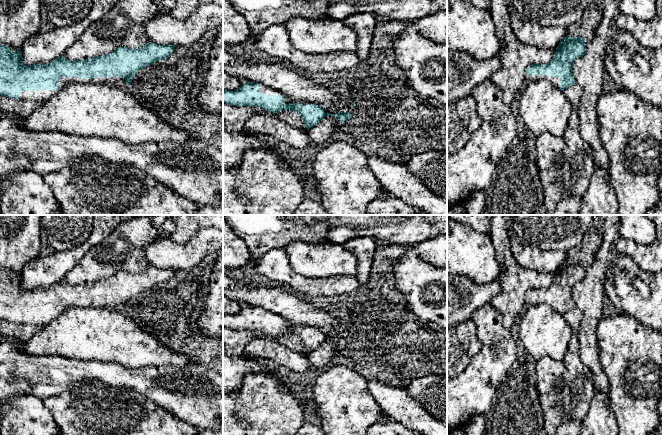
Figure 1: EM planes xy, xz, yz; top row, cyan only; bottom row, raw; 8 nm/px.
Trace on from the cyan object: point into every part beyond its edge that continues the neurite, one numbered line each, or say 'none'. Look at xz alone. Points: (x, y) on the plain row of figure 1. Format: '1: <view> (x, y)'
1: xz (265, 314)

